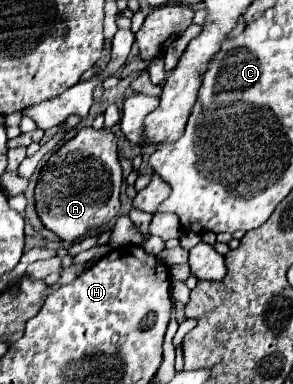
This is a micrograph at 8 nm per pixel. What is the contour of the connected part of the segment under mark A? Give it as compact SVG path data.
M91 126L81 128L77 136L65 142L41 168L35 188L35 208L51 232L65 242L75 242L87 230L105 226L119 212L119 190L123 174L117 158L117 136Z

